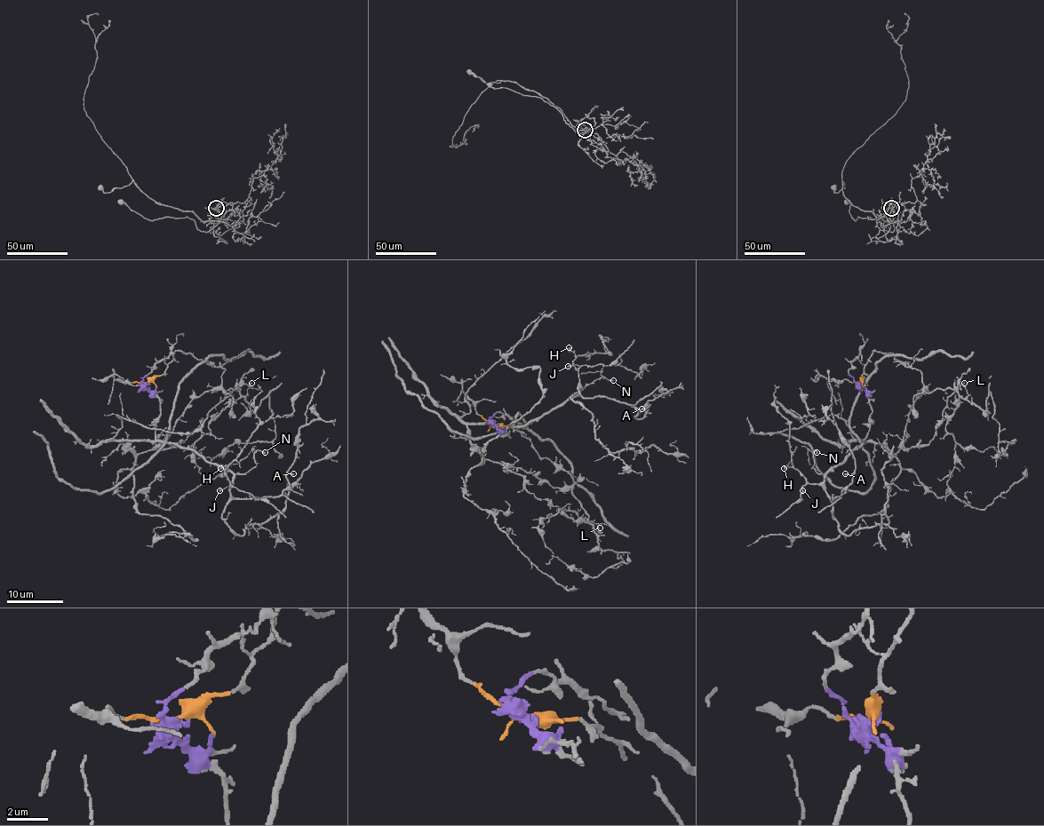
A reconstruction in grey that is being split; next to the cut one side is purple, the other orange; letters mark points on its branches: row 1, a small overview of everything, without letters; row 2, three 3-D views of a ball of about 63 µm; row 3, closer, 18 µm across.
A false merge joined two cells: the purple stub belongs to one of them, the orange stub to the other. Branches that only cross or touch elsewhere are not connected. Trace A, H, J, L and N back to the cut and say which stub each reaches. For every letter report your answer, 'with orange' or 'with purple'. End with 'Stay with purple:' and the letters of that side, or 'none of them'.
A: with purple
H: with purple
J: with purple
L: with orange
N: with purple
Stay with purple: A, H, J, N

